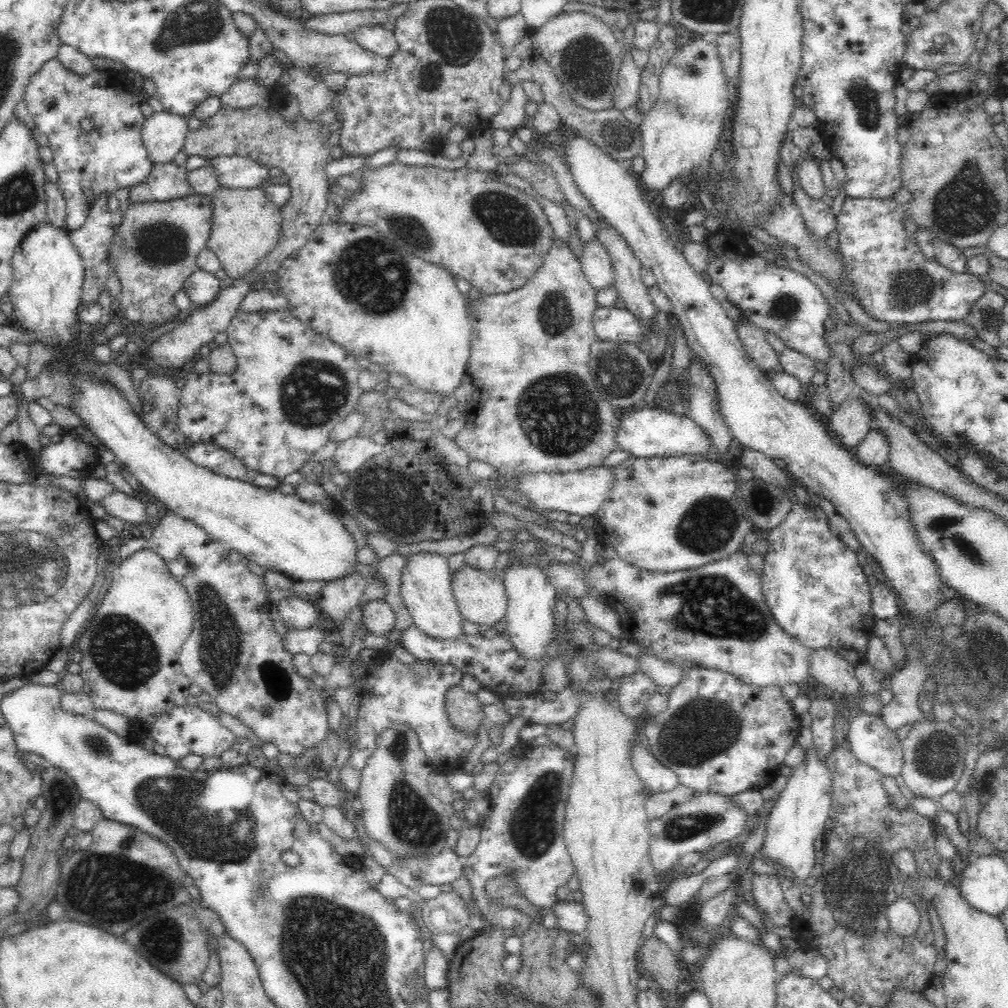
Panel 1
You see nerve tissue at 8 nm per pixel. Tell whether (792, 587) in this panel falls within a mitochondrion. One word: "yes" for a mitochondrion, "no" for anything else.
no

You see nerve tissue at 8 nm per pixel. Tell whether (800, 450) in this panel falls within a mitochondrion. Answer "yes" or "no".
no

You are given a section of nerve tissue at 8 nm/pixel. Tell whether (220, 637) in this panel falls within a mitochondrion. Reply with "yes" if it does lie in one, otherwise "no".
yes

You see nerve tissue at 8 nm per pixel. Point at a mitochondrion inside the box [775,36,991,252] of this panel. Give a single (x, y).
(865, 99)

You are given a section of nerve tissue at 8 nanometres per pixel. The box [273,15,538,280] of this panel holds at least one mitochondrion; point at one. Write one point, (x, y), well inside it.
(407, 228)

